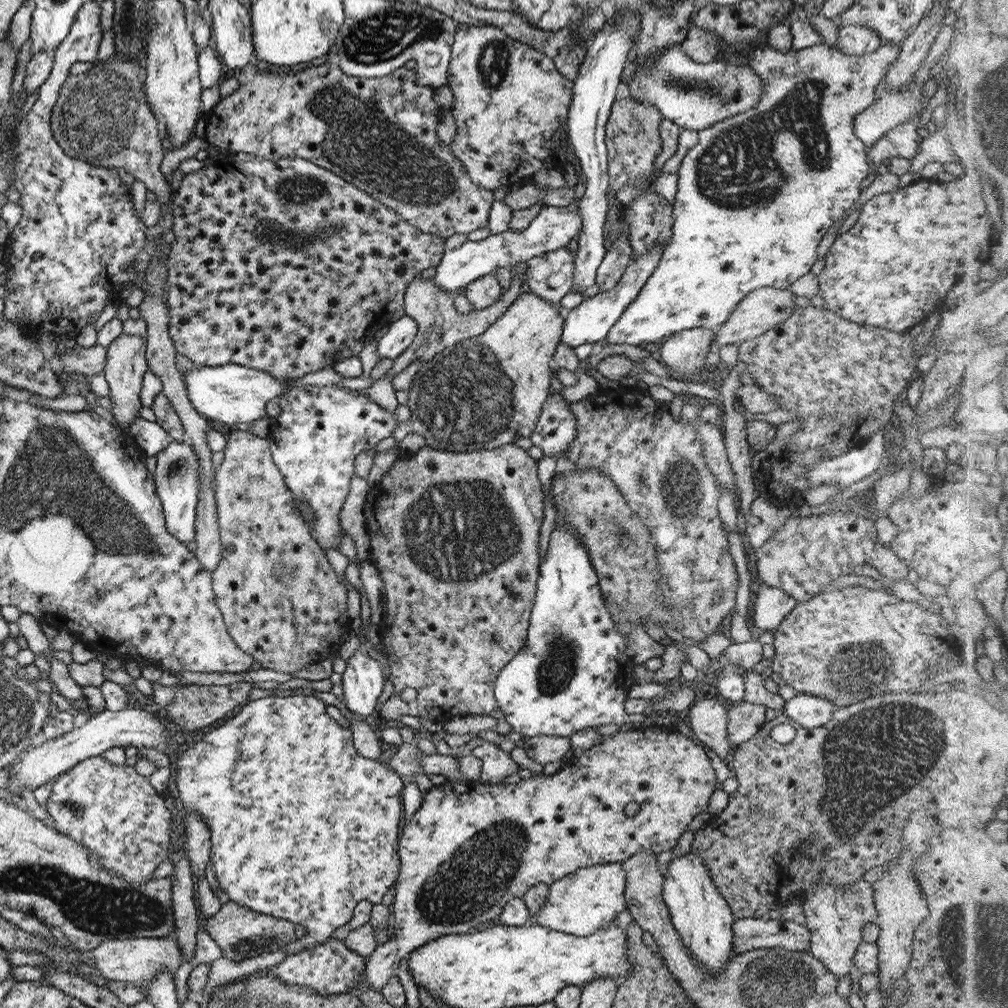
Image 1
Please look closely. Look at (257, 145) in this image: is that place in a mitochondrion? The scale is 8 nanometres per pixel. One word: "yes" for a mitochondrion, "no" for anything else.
no

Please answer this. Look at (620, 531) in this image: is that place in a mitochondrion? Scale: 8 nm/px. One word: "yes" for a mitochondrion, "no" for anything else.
yes

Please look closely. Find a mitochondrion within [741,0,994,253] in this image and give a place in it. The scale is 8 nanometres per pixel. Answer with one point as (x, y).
(972, 114)

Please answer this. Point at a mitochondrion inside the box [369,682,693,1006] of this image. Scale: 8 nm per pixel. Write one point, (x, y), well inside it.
(469, 885)

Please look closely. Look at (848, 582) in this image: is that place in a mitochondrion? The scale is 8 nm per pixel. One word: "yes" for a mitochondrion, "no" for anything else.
no

